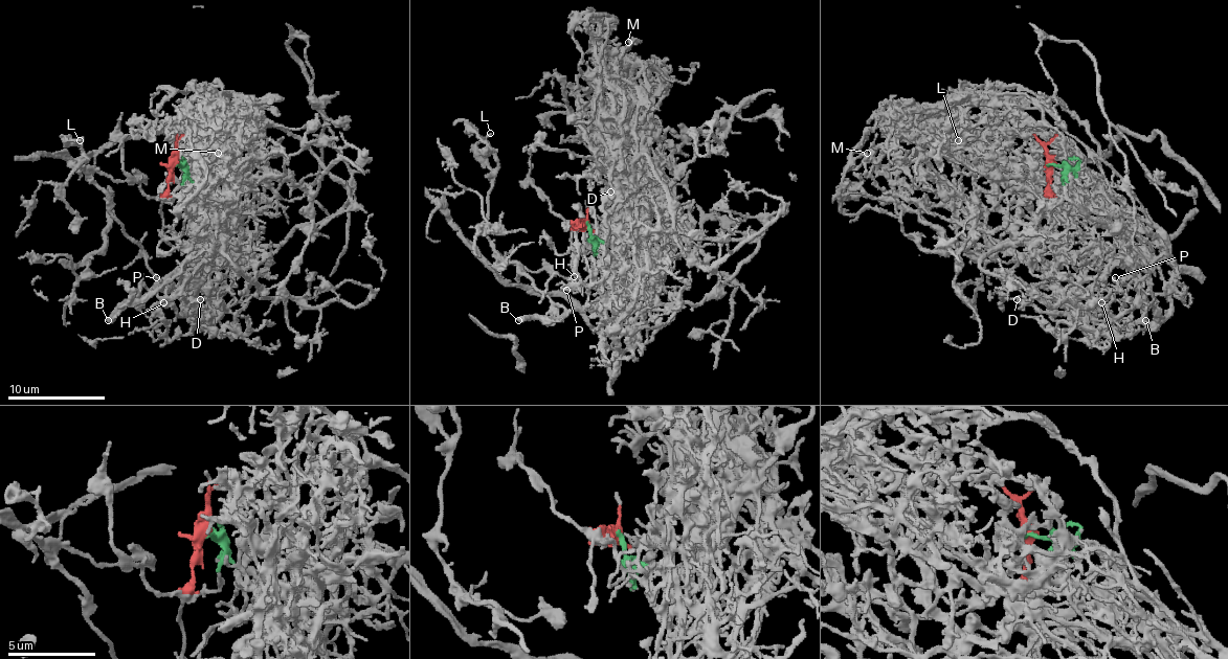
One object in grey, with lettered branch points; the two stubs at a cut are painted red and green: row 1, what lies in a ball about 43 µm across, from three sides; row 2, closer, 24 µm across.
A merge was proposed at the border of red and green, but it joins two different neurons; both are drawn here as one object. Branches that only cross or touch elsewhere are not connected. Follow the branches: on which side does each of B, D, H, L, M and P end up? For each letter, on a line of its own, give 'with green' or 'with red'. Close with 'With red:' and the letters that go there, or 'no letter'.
B: with red
D: with green
H: with green
L: with red
M: with green
P: with green
With red: B, L

